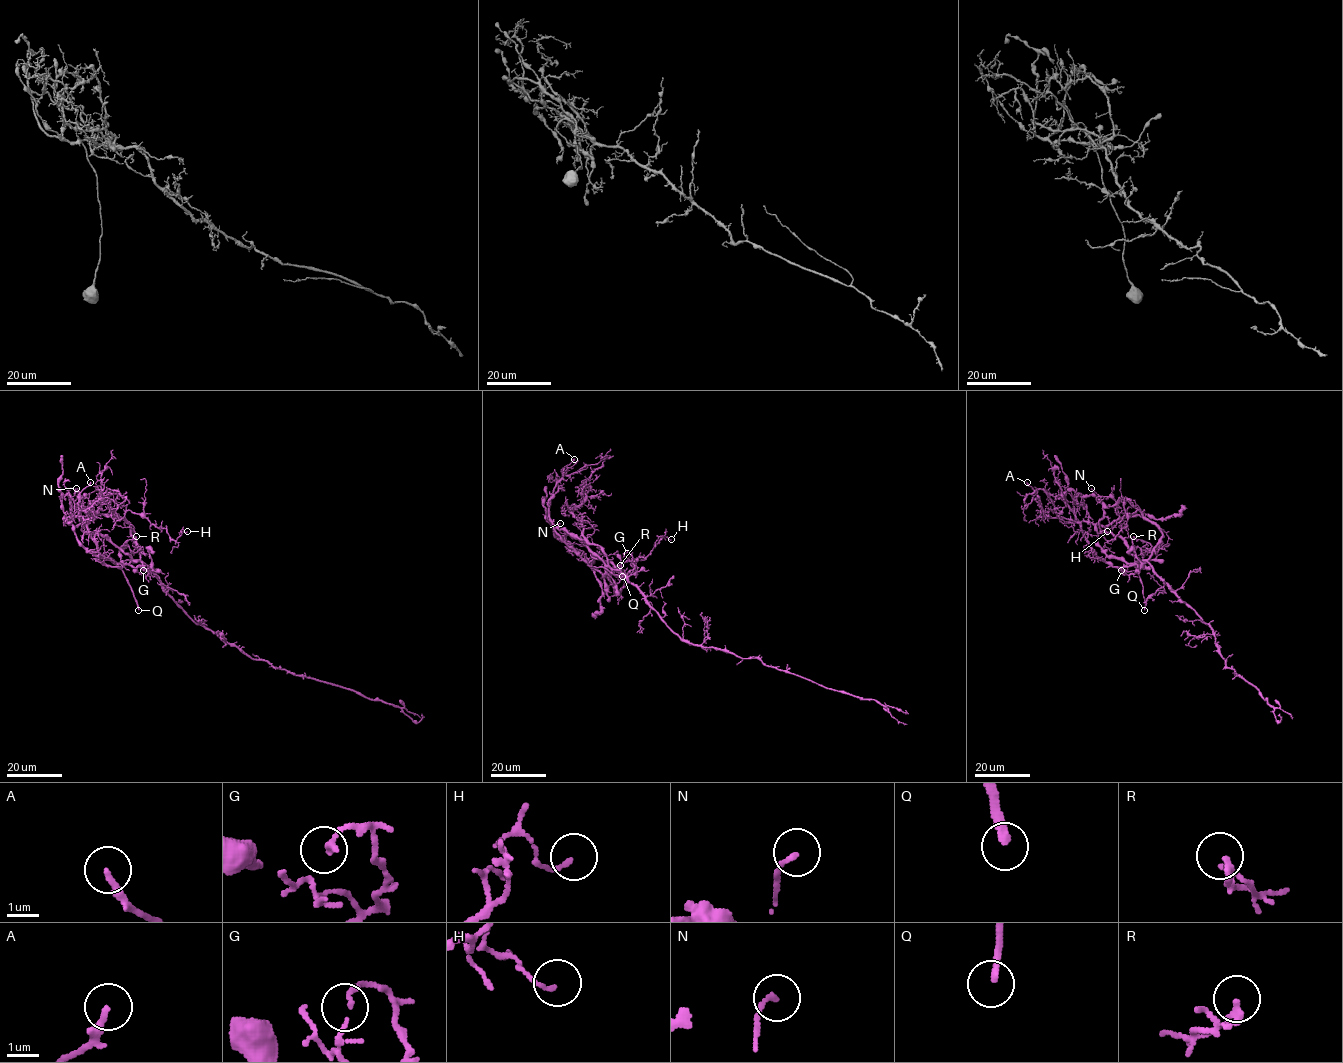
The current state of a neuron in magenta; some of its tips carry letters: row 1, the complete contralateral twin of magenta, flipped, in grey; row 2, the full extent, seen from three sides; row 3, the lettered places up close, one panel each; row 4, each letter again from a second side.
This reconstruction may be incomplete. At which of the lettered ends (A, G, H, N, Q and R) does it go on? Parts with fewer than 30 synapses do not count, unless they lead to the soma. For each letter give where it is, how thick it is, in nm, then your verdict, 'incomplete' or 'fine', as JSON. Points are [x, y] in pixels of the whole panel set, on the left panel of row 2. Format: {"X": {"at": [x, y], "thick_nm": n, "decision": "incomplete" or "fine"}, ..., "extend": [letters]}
{"A": {"at": [90, 482], "thick_nm": 240, "decision": "fine"}, "G": {"at": [143, 570], "thick_nm": 150, "decision": "fine"}, "H": {"at": [187, 531], "thick_nm": 110, "decision": "fine"}, "N": {"at": [76, 488], "thick_nm": 140, "decision": "fine"}, "Q": {"at": [138, 610], "thick_nm": 220, "decision": "incomplete"}, "R": {"at": [136, 536], "thick_nm": 140, "decision": "fine"}, "extend": ["Q"]}

